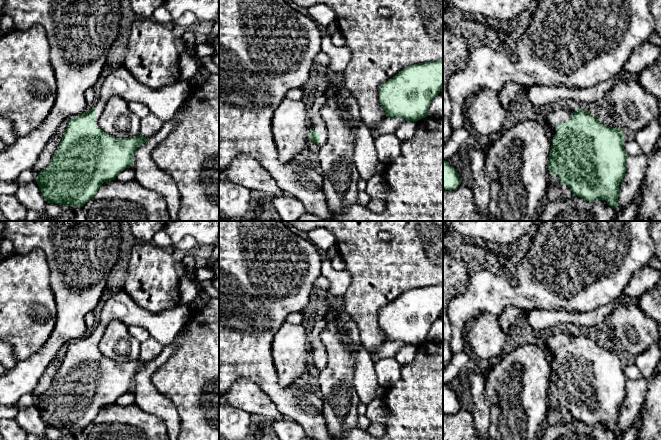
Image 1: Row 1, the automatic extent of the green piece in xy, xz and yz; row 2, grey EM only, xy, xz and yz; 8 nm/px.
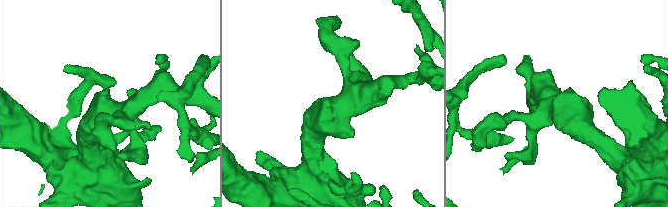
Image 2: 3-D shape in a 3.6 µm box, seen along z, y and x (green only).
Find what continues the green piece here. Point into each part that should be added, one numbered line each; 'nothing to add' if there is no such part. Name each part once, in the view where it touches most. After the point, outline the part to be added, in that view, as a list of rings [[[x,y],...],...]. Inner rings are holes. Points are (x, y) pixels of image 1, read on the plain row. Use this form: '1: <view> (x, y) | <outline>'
1: yz (556, 337) | [[[555,327],[550,330],[546,330],[542,333],[542,339],[546,342],[551,352],[556,358],[556,349],[561,346],[568,346],[572,337],[575,336],[576,331],[571,330],[569,327]]]

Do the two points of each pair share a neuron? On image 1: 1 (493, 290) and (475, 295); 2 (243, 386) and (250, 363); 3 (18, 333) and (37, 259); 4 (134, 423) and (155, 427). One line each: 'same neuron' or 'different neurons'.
1: same neuron
2: different neurons
3: same neuron
4: same neuron

